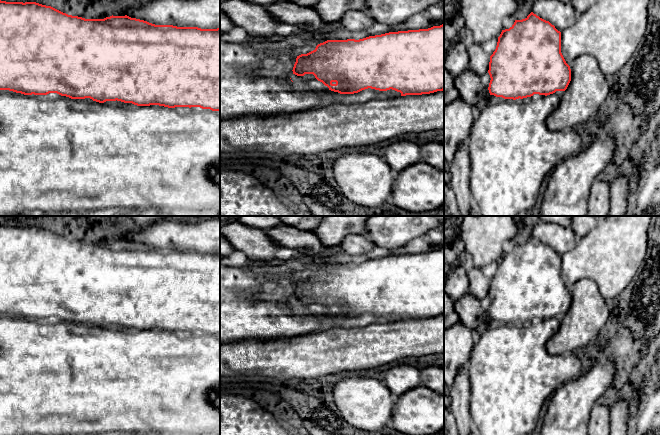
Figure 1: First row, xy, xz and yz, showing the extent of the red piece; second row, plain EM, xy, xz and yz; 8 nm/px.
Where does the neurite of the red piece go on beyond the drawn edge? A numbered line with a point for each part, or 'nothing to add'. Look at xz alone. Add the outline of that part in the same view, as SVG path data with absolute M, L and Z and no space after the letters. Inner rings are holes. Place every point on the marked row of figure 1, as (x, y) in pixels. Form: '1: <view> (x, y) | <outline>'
nothing to add

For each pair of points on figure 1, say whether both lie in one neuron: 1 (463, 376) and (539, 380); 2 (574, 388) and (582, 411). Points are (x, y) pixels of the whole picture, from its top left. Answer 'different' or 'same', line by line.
1: different
2: same

